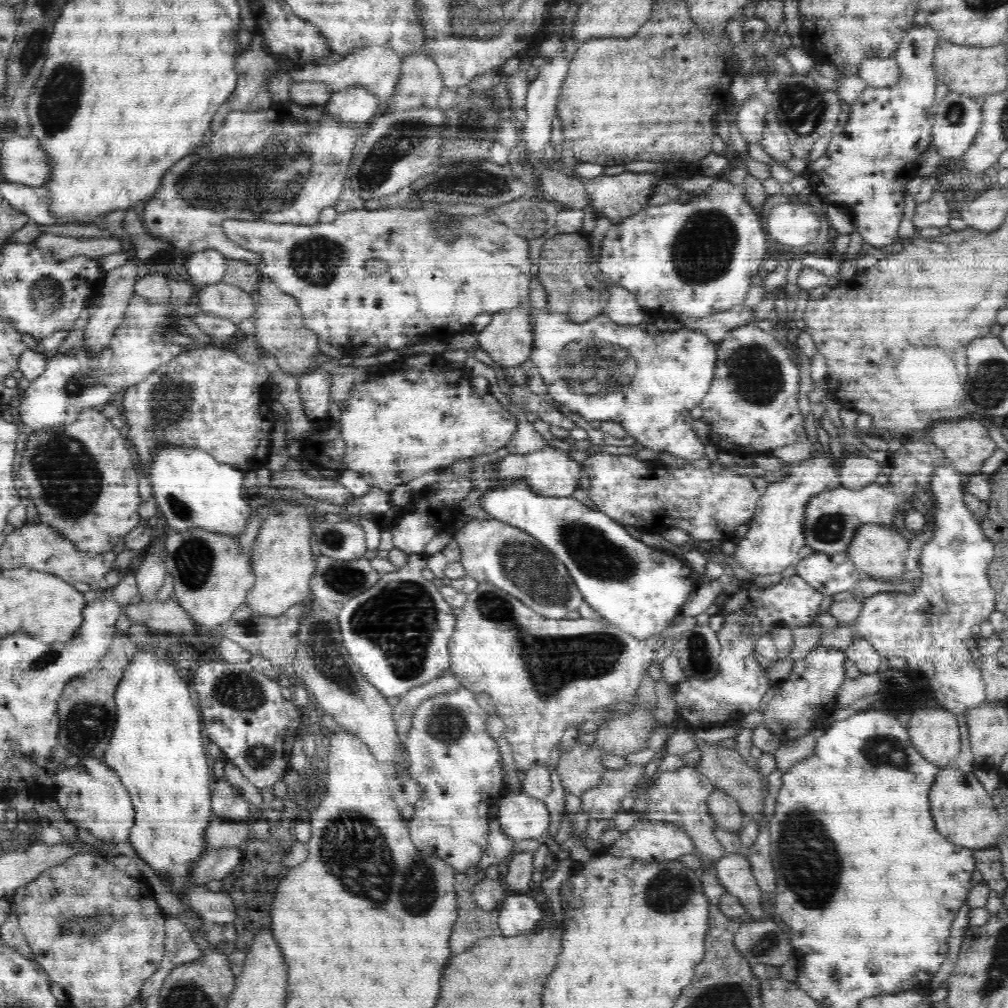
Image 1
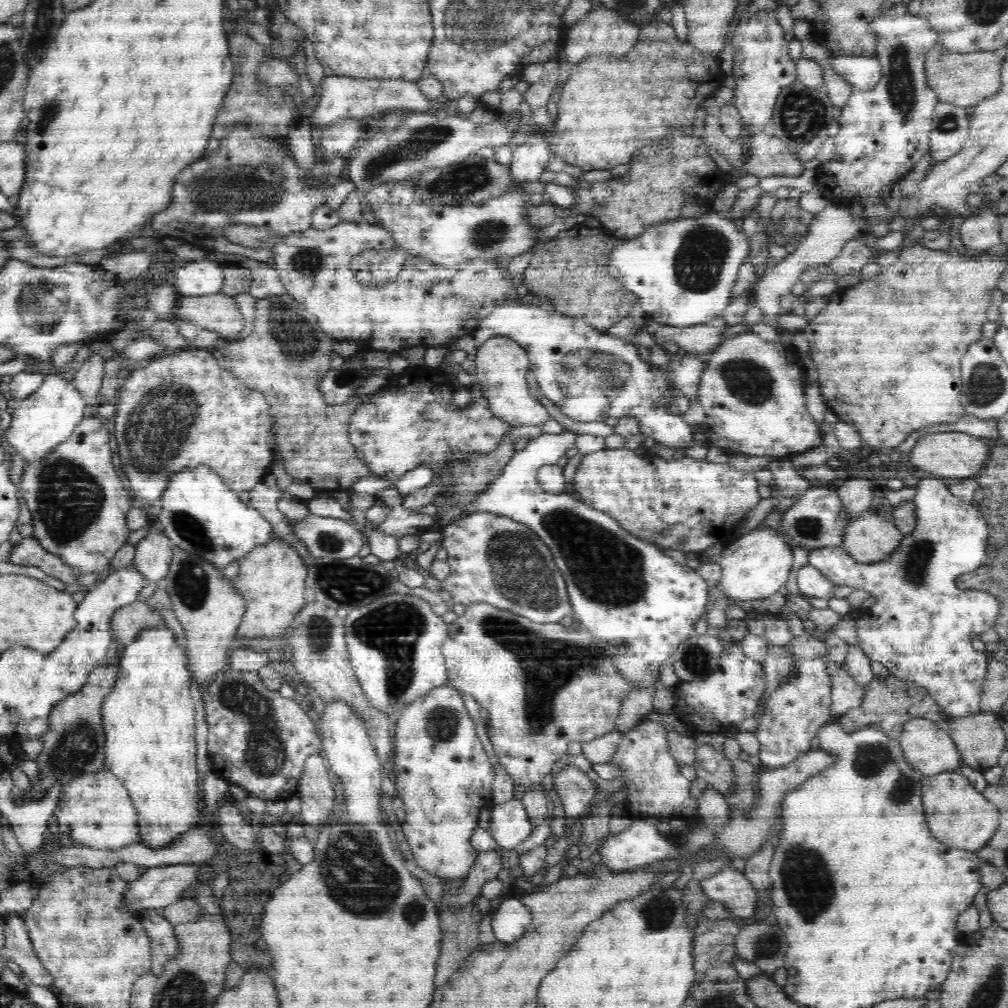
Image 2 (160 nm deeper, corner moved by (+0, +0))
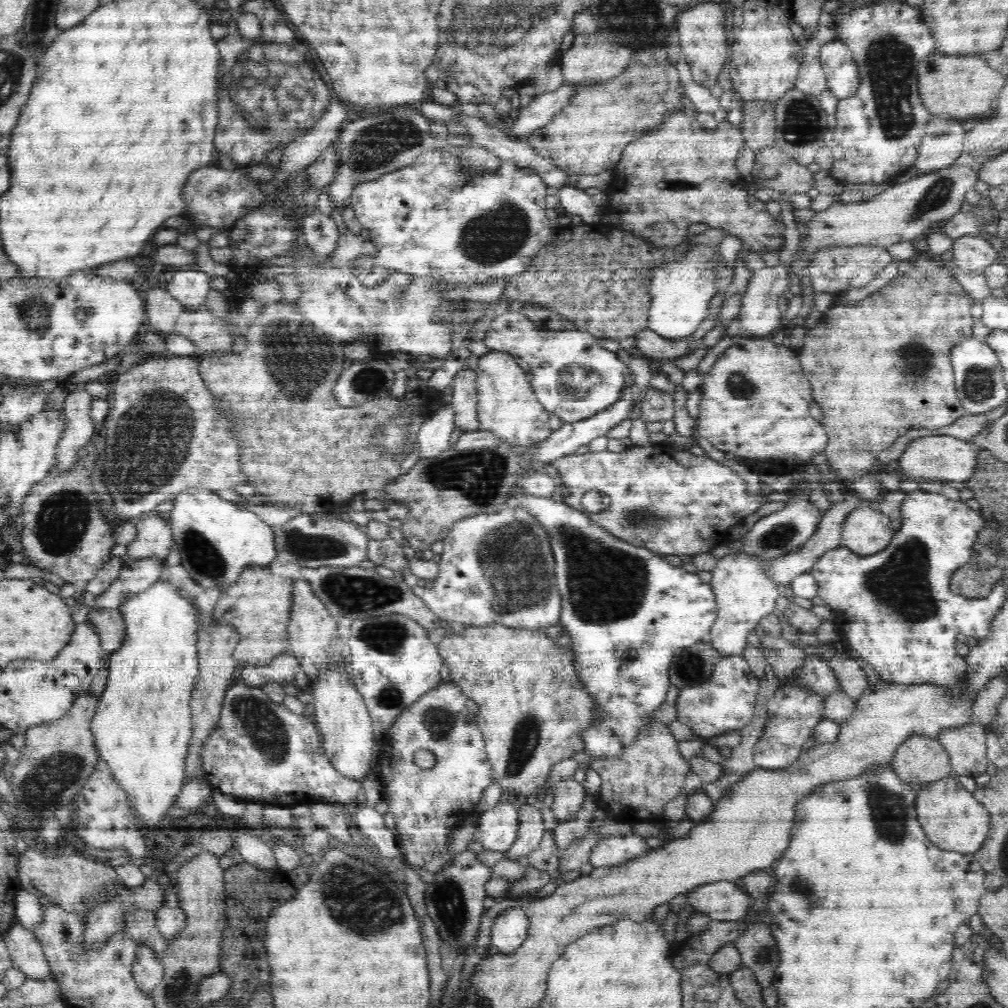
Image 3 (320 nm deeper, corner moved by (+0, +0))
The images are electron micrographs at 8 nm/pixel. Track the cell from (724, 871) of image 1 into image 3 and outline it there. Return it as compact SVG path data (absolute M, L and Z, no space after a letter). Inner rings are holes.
M722 880L695 887L688 894L688 904L694 913L707 914L711 920L738 921L753 904L753 897L734 882Z

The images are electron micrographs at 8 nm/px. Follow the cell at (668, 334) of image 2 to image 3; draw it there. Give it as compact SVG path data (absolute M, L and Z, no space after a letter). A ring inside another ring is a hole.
M650 329L642 330L635 340L637 349L650 360L663 361L678 359L688 354L690 340L688 337L680 340L666 340Z

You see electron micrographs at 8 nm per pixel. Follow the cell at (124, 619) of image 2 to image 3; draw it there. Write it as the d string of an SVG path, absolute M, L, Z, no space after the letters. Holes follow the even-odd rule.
M96 609L87 614L87 620L98 633L102 649L107 654L118 651L124 642L125 622L117 609Z

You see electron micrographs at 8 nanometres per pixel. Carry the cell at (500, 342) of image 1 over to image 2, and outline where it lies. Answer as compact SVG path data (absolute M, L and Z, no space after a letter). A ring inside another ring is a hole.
M492 336L477 350L475 363L475 384L481 387L486 405L494 416L512 426L540 426L551 419L546 408L528 389L529 358L517 342L505 336Z

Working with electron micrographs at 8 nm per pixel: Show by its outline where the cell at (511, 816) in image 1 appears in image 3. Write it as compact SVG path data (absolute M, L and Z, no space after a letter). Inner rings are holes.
M502 802L490 810L479 813L475 840L486 850L507 851L517 839L519 827L519 810Z

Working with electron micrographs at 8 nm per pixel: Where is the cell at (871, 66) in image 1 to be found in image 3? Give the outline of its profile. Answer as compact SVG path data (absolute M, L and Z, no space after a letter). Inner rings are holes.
M837 39L824 44L820 48L819 59L826 75L827 89L831 90L839 101L852 96L858 90L860 86L858 68L856 68L855 62L852 60L852 55L846 45Z

